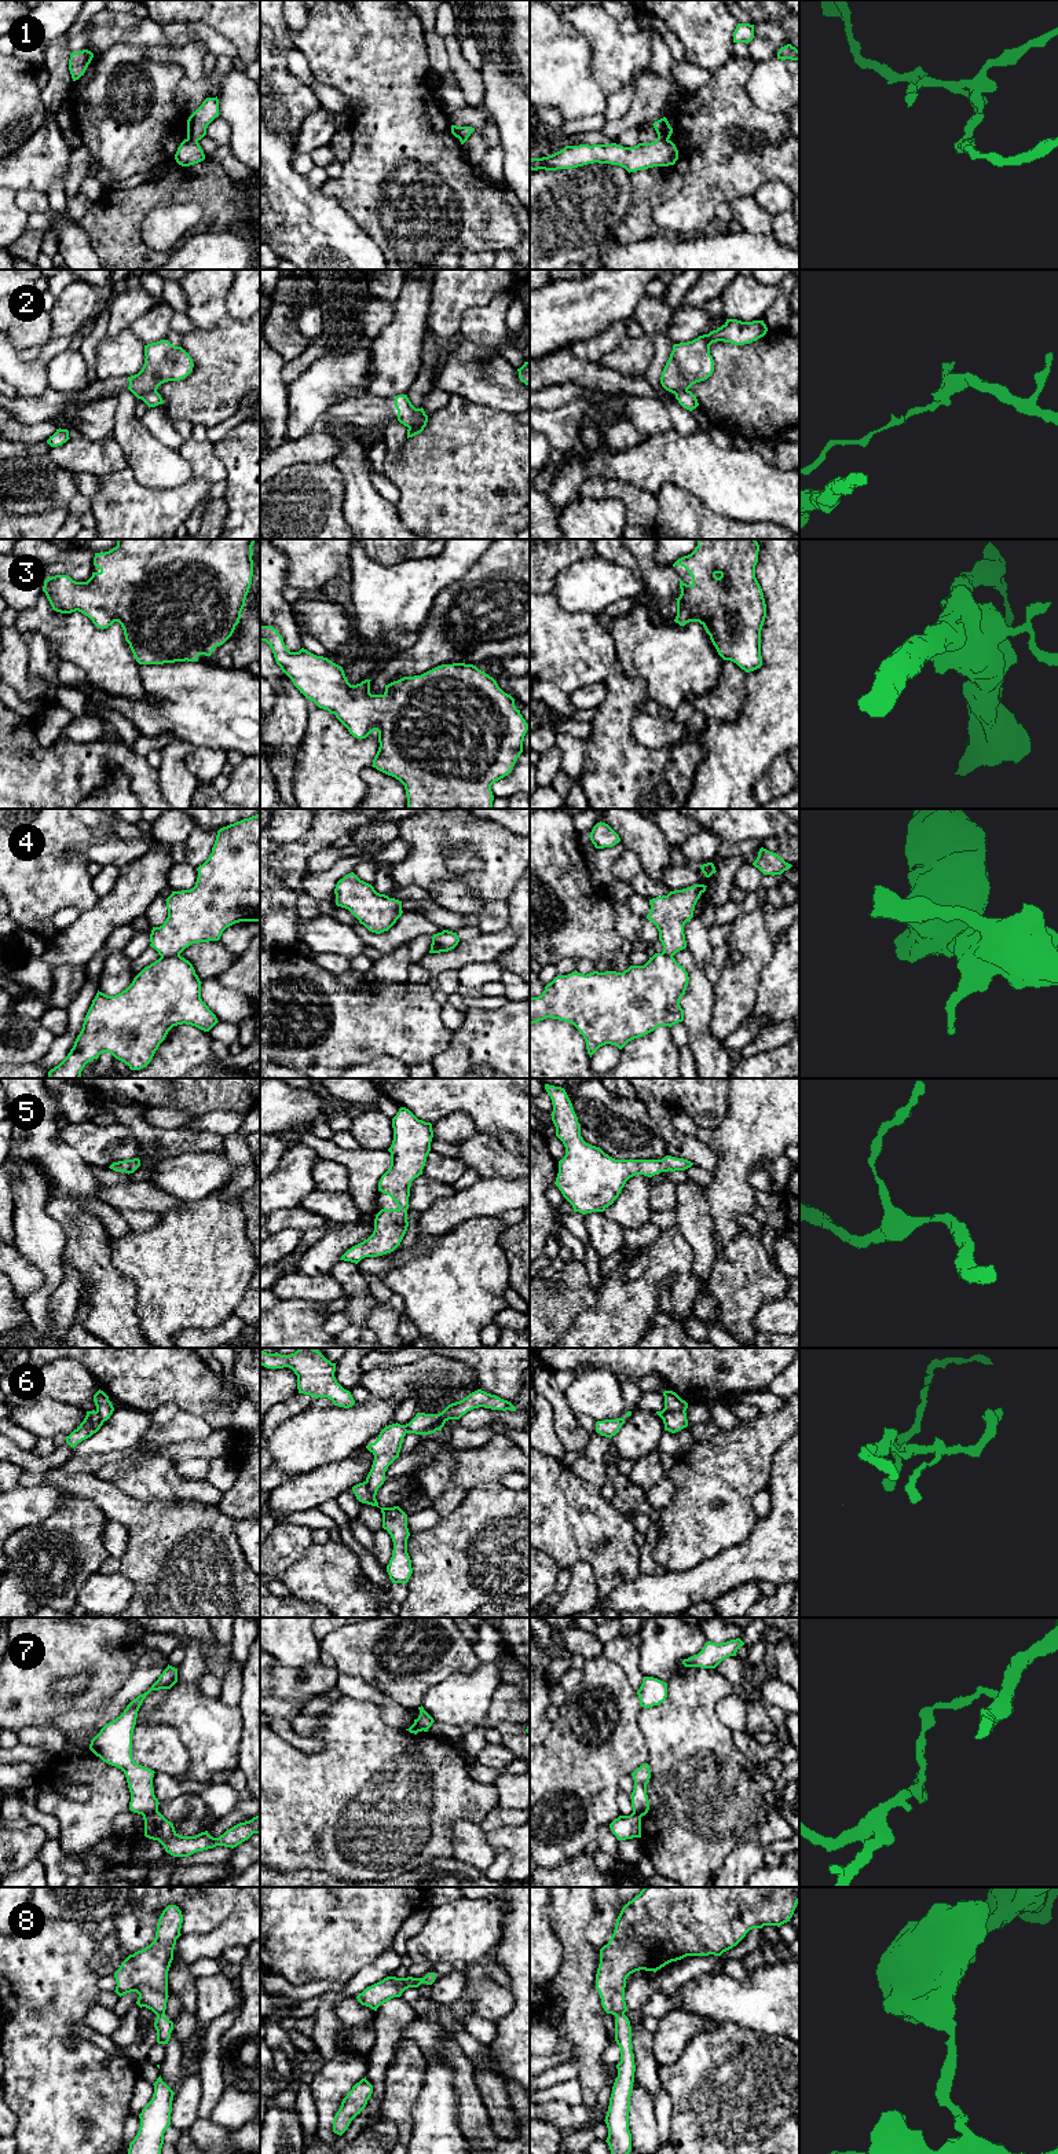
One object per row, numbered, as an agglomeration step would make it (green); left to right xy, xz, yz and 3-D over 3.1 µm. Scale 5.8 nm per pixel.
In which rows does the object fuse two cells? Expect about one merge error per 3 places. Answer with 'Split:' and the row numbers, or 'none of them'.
Split: 1, 2, 4, 6, 7, 8

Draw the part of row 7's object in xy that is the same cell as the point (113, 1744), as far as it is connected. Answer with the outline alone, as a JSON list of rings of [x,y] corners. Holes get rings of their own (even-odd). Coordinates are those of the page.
[[[168,1664],[151,1688],[133,1699],[120,1717],[106,1723],[89,1744],[96,1756],[124,1772],[131,1792],[129,1810],[142,1816],[157,1812],[160,1802],[153,1788],[155,1772],[132,1758],[132,1734],[138,1711],[151,1690],[171,1689],[176,1682],[177,1668]]]

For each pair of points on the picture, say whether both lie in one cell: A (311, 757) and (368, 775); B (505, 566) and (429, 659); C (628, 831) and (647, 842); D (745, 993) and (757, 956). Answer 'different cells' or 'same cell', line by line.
A: different cells
B: same cell
C: same cell
D: same cell

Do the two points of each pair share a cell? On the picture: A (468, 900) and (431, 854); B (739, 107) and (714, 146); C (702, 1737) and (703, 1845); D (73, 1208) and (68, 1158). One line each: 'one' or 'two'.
A: two
B: one
C: one
D: one

